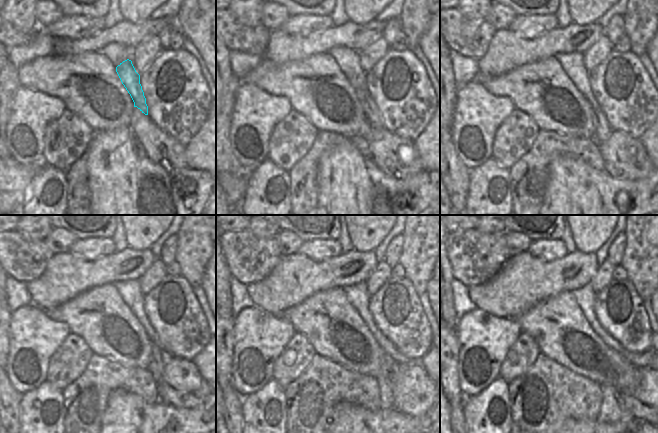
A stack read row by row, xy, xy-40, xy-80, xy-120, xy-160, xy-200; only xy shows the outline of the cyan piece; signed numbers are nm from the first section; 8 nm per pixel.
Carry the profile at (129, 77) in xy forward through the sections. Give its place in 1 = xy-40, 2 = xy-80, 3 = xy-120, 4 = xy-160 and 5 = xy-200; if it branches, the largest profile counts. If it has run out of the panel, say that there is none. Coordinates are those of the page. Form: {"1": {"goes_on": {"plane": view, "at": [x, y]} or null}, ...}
{"1": {"goes_on": {"plane": "xy-40", "at": [371, 112]}}, "2": {"goes_on": {"plane": "xy-80", "at": [602, 130]}}, "3": {"goes_on": {"plane": "xy-120", "at": [155, 367]}}, "4": {"goes_on": {"plane": "xy-160", "at": [386, 399]}}, "5": {"goes_on": {"plane": "xy-200", "at": [613, 410]}}}

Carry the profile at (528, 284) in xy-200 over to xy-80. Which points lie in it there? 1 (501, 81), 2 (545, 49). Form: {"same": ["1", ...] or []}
{"same": ["2"]}

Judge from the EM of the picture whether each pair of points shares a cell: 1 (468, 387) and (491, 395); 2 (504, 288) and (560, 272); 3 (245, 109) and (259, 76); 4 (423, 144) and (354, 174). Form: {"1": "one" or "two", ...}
{"1": "two", "2": "one", "3": "two", "4": "two"}

